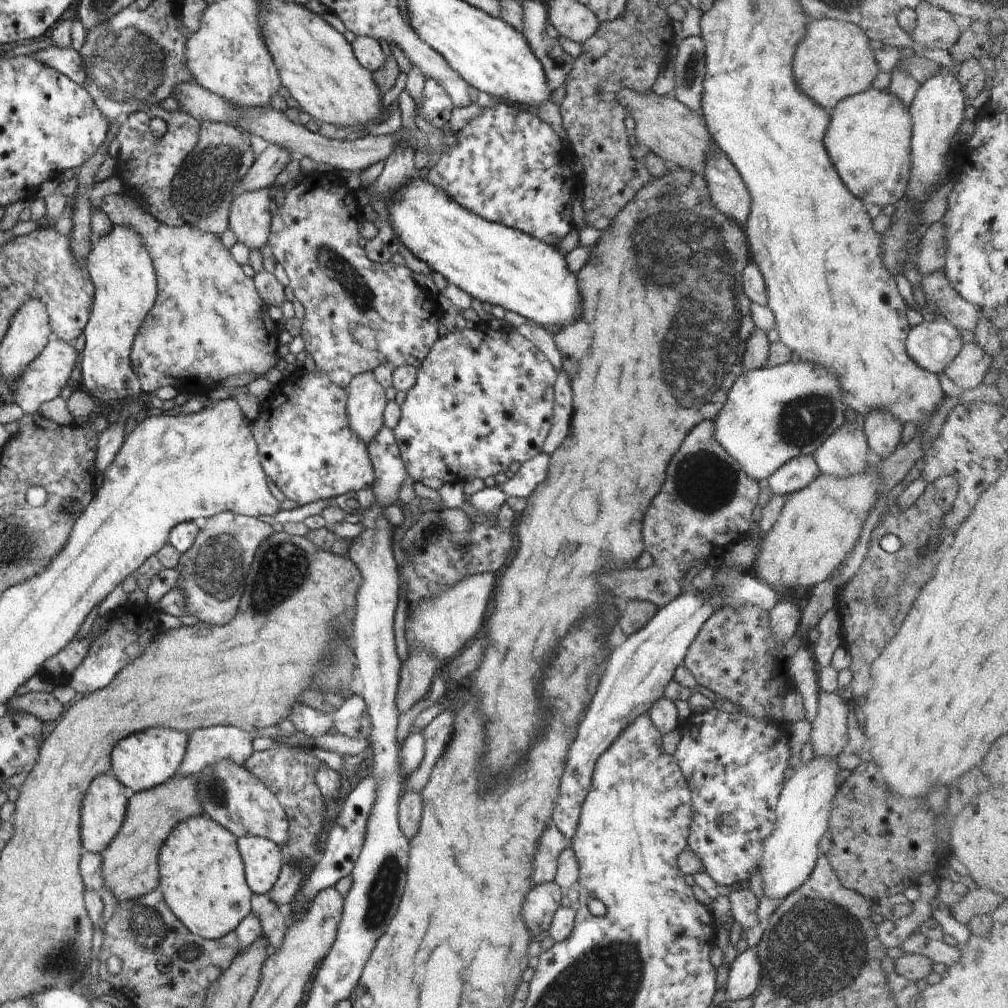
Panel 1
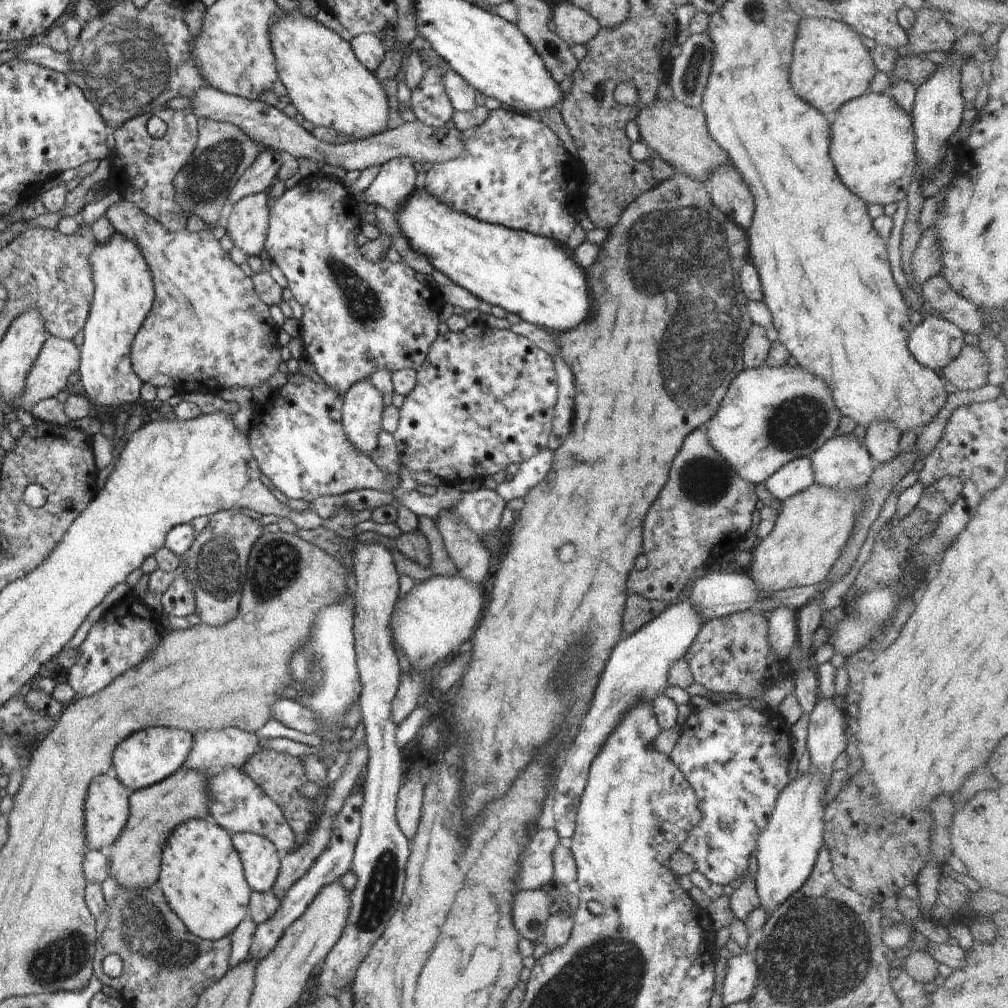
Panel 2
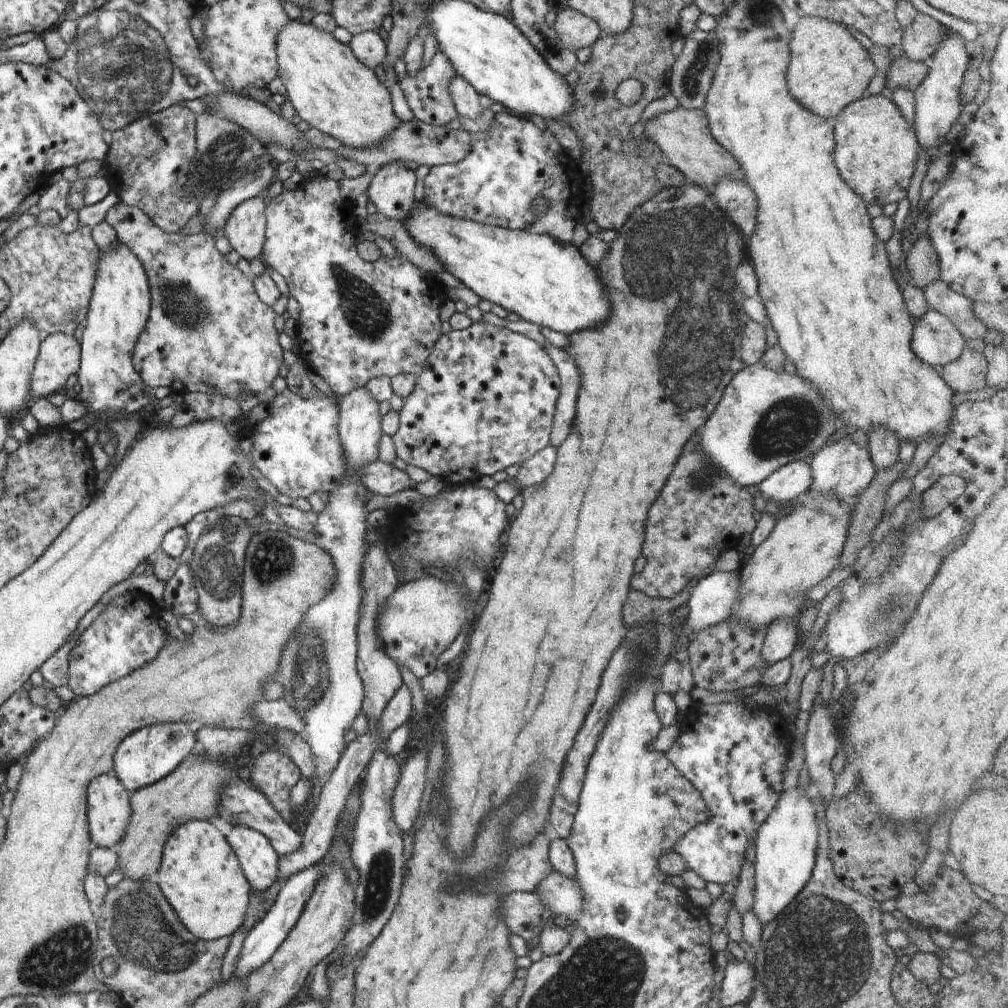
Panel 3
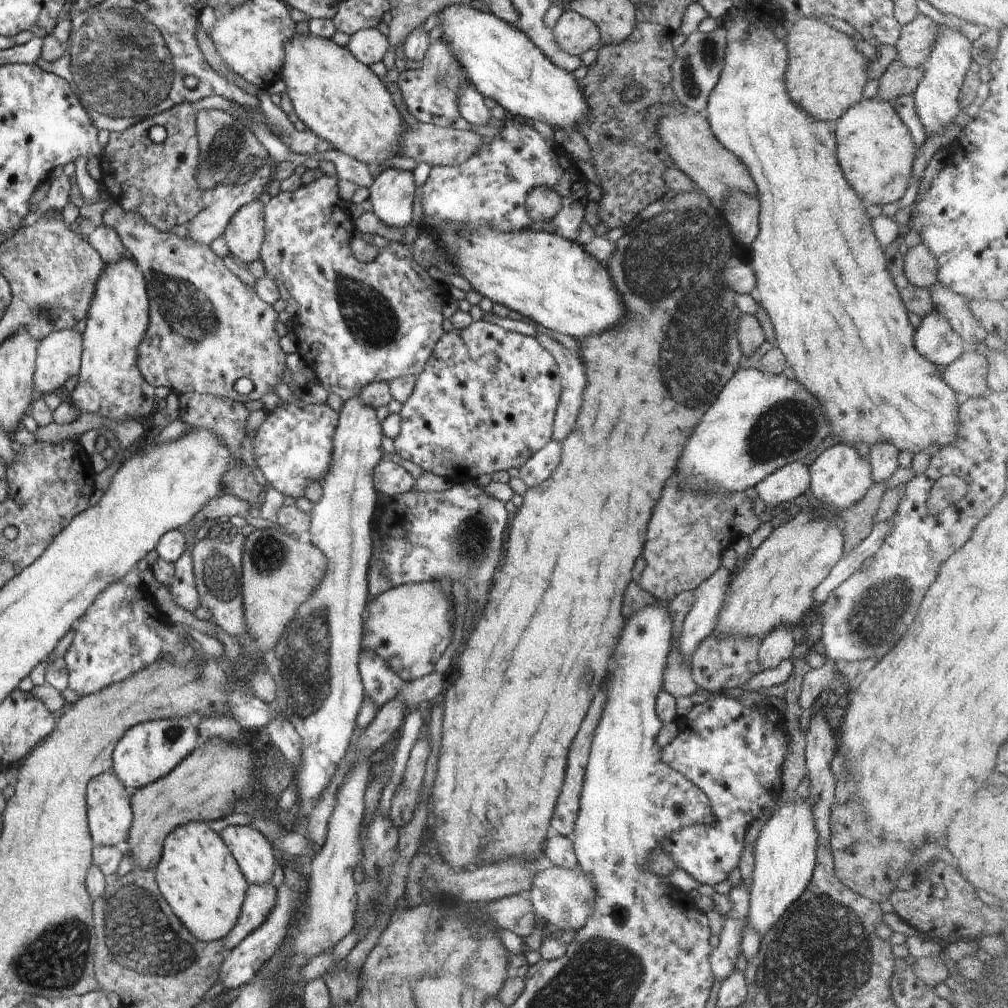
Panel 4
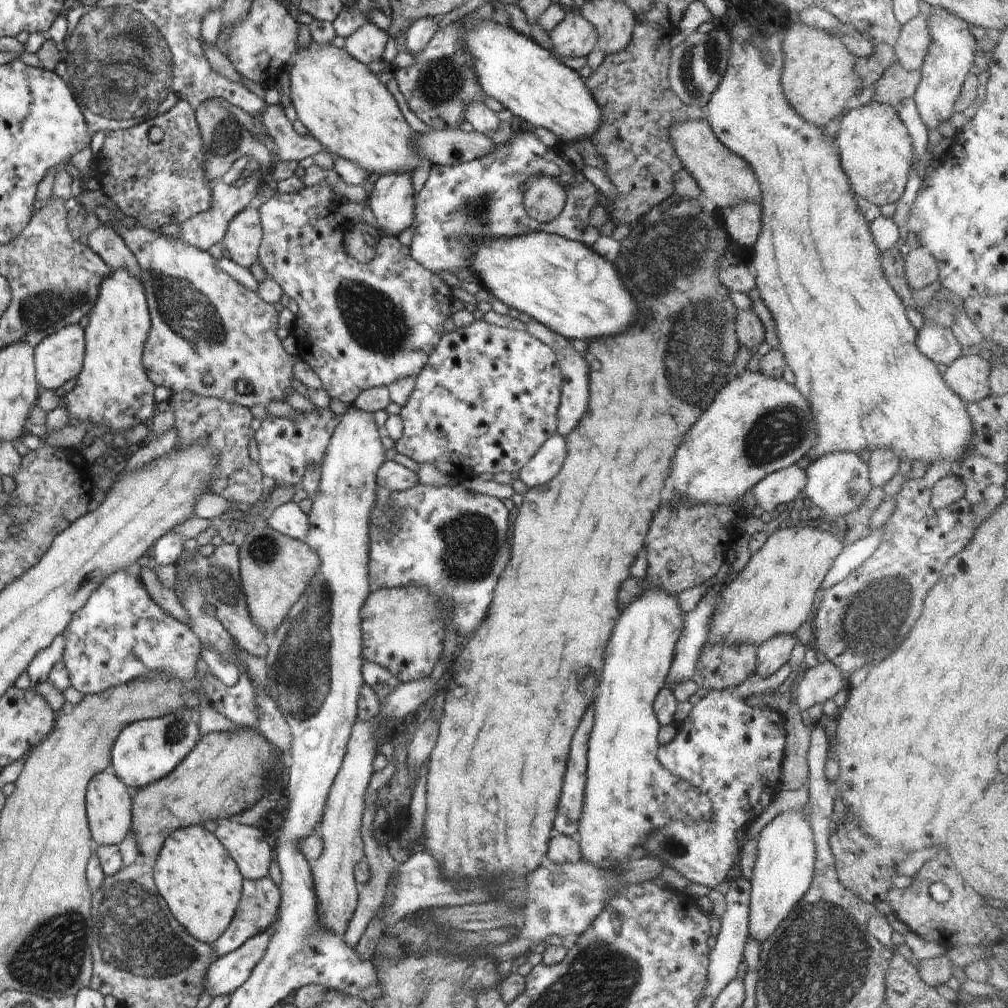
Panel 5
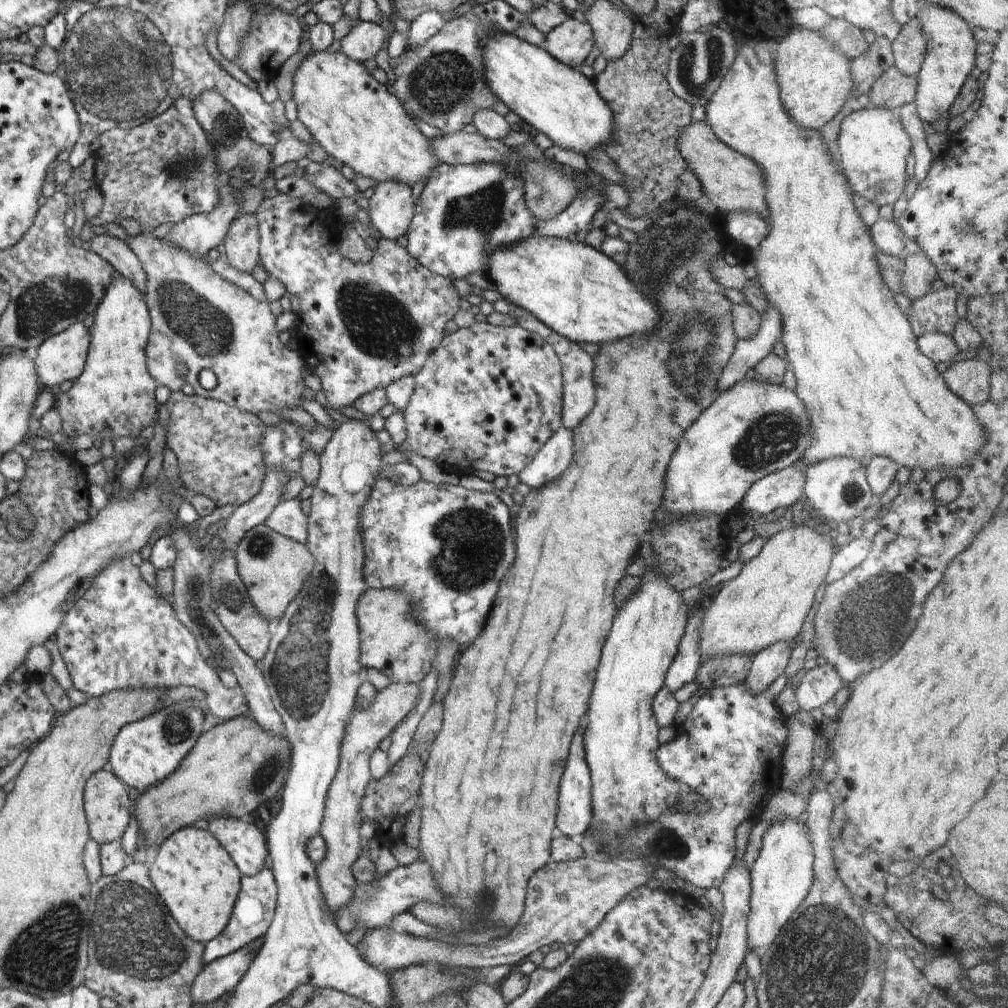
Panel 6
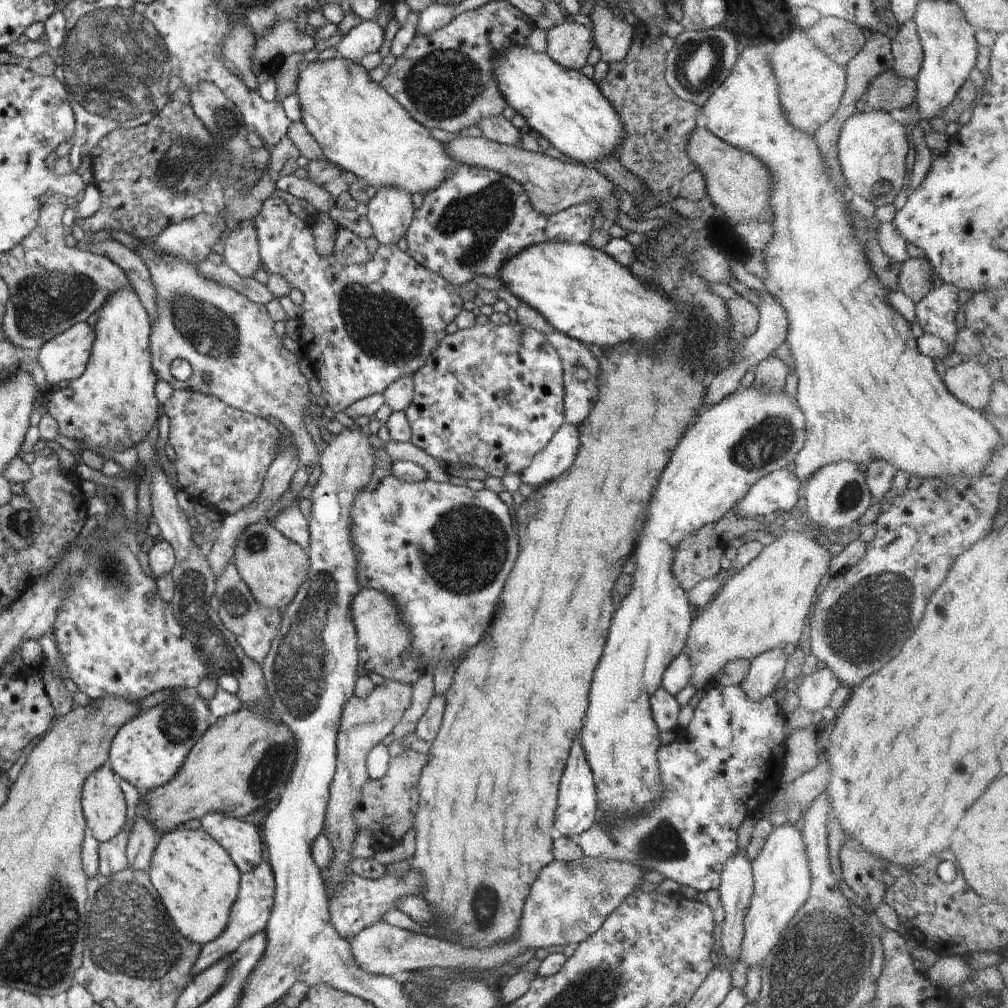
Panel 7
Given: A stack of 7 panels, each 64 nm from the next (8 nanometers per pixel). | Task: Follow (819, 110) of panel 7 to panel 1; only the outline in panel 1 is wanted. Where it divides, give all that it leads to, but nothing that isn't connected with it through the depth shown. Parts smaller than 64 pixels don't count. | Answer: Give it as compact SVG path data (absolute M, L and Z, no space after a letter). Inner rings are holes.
M836 19L809 22L808 32L798 43L793 58L794 78L802 92L830 113L846 97L868 90L880 72L868 41L866 33L854 23Z

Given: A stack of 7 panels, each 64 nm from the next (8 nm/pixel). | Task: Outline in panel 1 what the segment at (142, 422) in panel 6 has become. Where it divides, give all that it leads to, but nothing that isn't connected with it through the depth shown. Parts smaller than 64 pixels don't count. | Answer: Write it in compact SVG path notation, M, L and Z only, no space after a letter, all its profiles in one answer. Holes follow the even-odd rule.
M113 225L106 236L93 239L85 266L87 276L95 286L96 294L93 298L89 322L84 328L86 344L82 352L82 362L79 363L83 376L82 388L98 403L134 398L140 392L140 382L131 367L131 348L144 317L150 312L158 296L157 276L152 257L137 231L124 225Z

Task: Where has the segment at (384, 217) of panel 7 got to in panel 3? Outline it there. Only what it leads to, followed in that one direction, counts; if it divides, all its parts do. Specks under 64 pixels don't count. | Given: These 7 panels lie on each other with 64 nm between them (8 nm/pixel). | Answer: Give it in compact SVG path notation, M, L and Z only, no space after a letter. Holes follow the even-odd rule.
M392 161L383 166L367 189L371 209L403 222L414 208L416 181L415 170L404 163Z

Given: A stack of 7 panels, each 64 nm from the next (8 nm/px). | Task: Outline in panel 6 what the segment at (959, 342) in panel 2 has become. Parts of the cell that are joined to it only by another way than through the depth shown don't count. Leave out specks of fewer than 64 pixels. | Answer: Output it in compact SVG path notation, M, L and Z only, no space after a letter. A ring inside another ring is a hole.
M924 331L917 338L917 347L922 354L925 354L935 363L944 362L944 364L951 364L959 352L952 335L936 331Z

